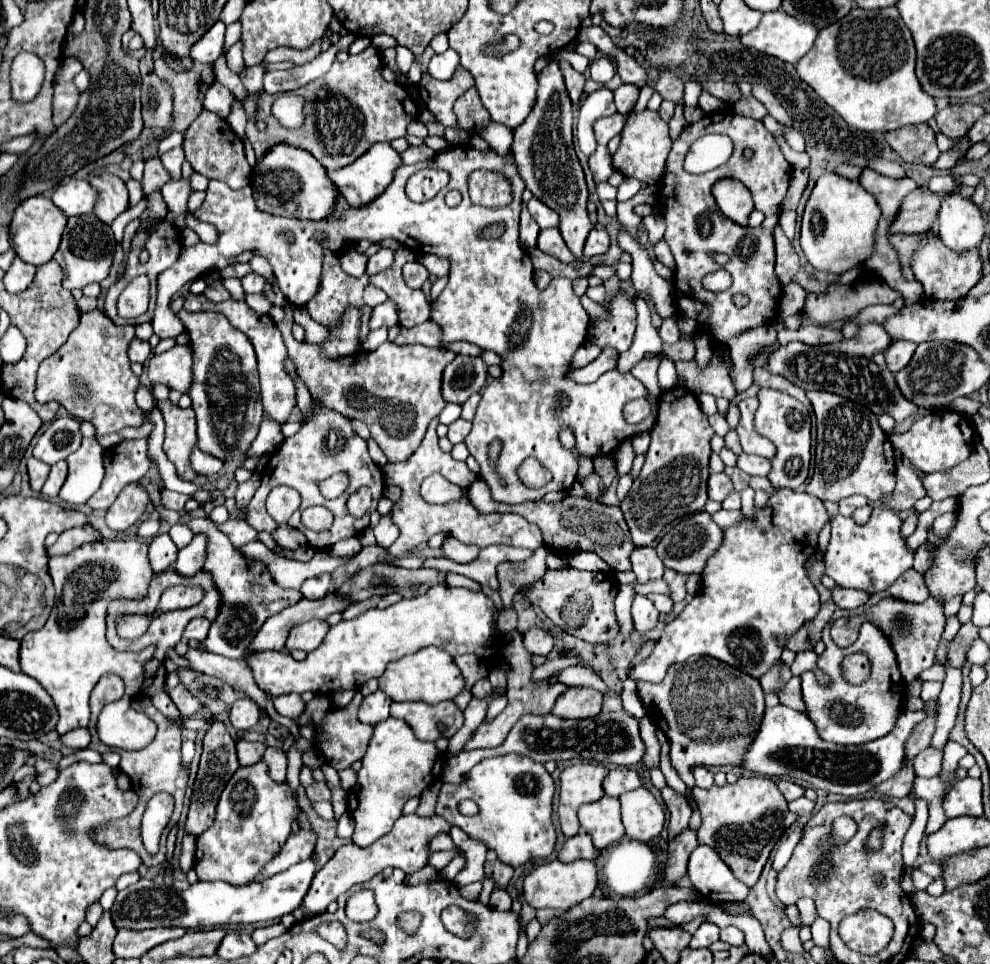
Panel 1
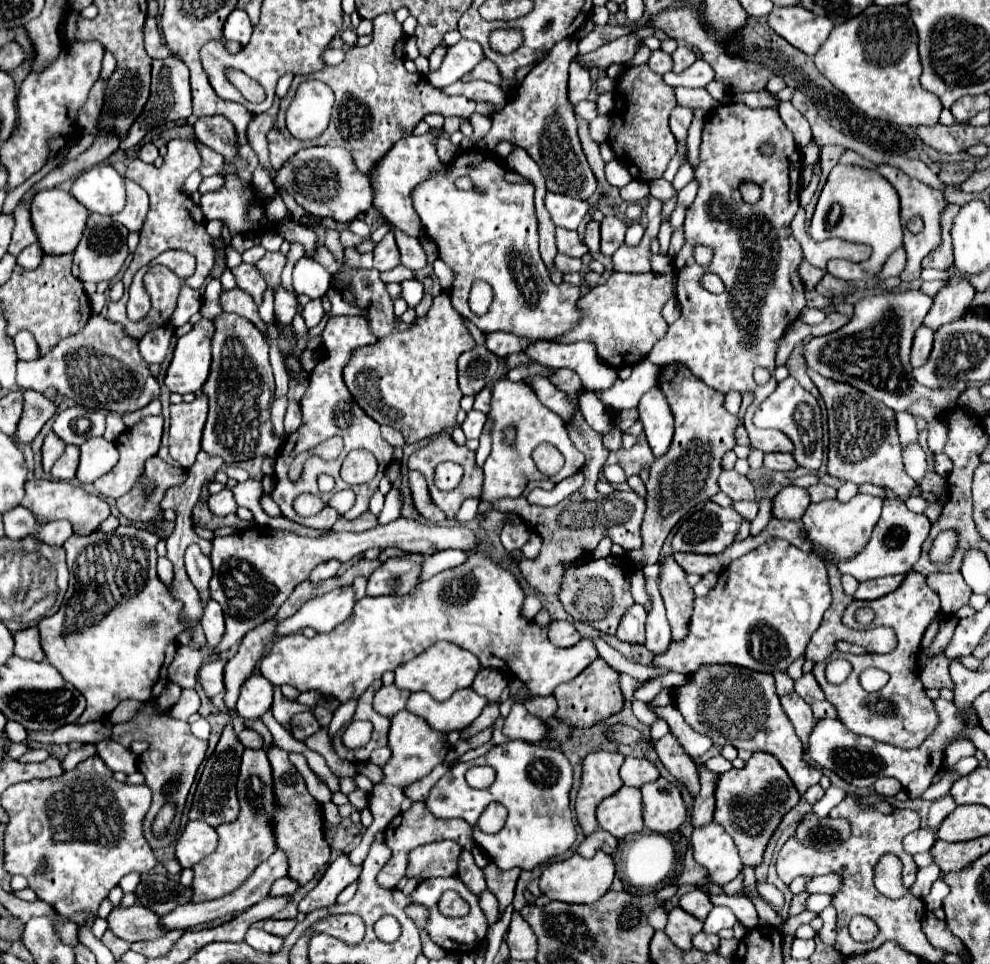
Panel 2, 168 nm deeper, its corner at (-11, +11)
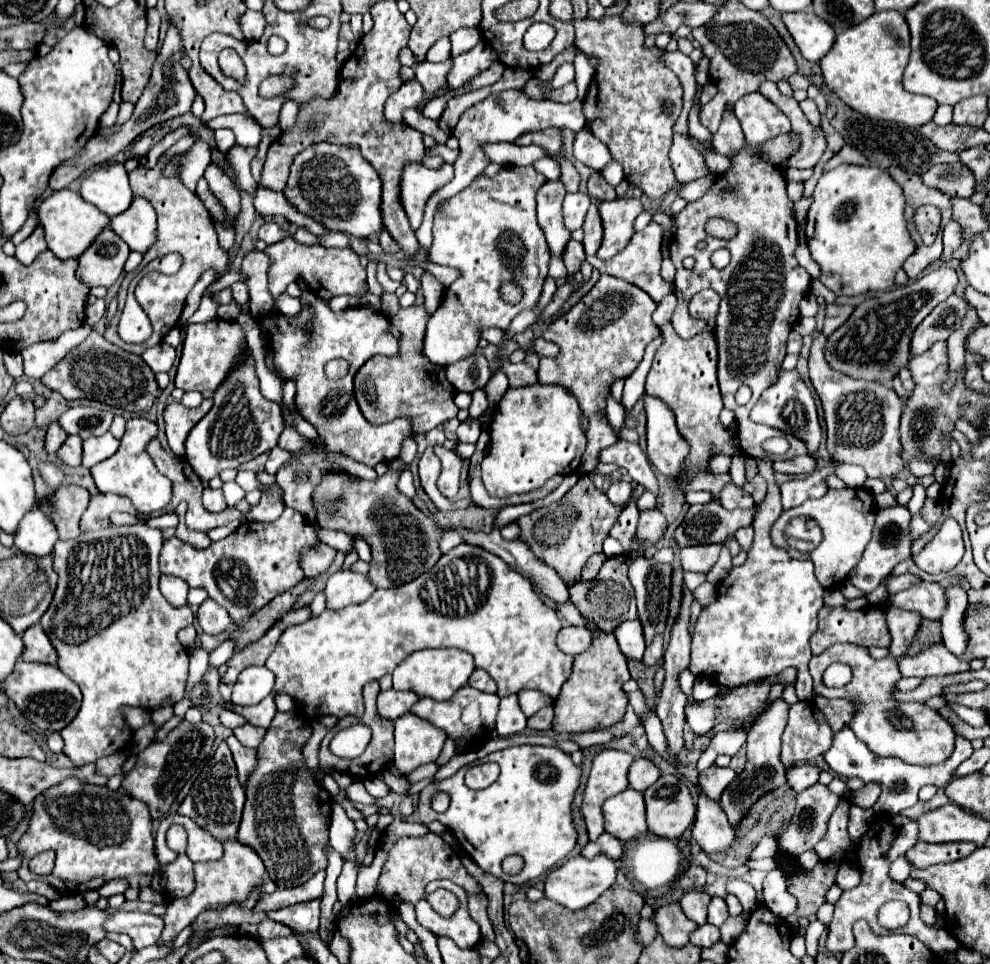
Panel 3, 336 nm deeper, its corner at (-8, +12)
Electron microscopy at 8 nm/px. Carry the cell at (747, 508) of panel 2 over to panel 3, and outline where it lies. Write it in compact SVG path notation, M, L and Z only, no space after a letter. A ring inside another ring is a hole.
M752 525L742 527L740 531L736 531L736 539L738 539L738 543L740 543L740 547L742 547L744 551L748 551L748 549L750 549L752 537L754 537L754 529L752 529Z

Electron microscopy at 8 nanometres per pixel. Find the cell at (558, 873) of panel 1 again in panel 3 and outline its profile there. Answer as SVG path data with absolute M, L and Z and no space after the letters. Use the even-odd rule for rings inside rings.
M582 855L570 857L564 865L560 865L558 869L550 871L546 881L544 881L544 893L548 899L578 911L588 907L590 903L594 903L616 879L616 861L610 861L606 855L596 855L594 859L586 859Z

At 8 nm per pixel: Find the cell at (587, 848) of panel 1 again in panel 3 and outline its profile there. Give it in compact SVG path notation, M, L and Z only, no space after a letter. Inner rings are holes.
M604 831L604 835L600 835L600 839L590 841L590 843L582 849L582 855L588 857L588 859L592 859L592 857L598 855L598 853L602 853L602 855L606 855L606 857L610 857L610 859L616 861L616 859L622 857L622 841L618 841L616 837L612 837L610 833Z

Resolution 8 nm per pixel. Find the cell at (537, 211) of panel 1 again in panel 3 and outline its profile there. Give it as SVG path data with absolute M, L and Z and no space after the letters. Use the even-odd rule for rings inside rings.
M566 193L564 203L562 203L562 211L564 211L564 225L566 229L574 231L580 229L584 223L584 215L590 207L590 197L586 193Z

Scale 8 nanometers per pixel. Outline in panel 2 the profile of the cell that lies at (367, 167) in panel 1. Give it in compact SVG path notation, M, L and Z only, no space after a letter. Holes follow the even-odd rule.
M427 132L423 136L407 136L407 138L399 140L399 144L395 144L395 148L391 148L391 152L387 152L387 156L383 156L383 160L377 164L377 170L371 172L371 176L369 176L369 180L373 184L373 192L375 192L373 206L391 224L395 224L399 230L403 230L411 236L419 236L423 232L421 220L415 214L413 200L411 200L413 190L421 182L429 180L435 172L445 172L447 170L447 164L443 164L437 156L437 148L435 148L437 138L439 138L439 134Z

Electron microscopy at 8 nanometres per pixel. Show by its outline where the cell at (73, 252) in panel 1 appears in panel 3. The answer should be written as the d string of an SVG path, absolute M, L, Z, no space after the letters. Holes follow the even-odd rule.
M106 227L78 257L76 277L88 287L110 287L122 273L130 247Z

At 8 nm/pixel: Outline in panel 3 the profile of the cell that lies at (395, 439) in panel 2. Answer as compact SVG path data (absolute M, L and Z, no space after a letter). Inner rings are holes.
M412 437L404 439L402 447L400 447L400 455L398 455L406 465L410 465L410 461L416 457L416 441Z

